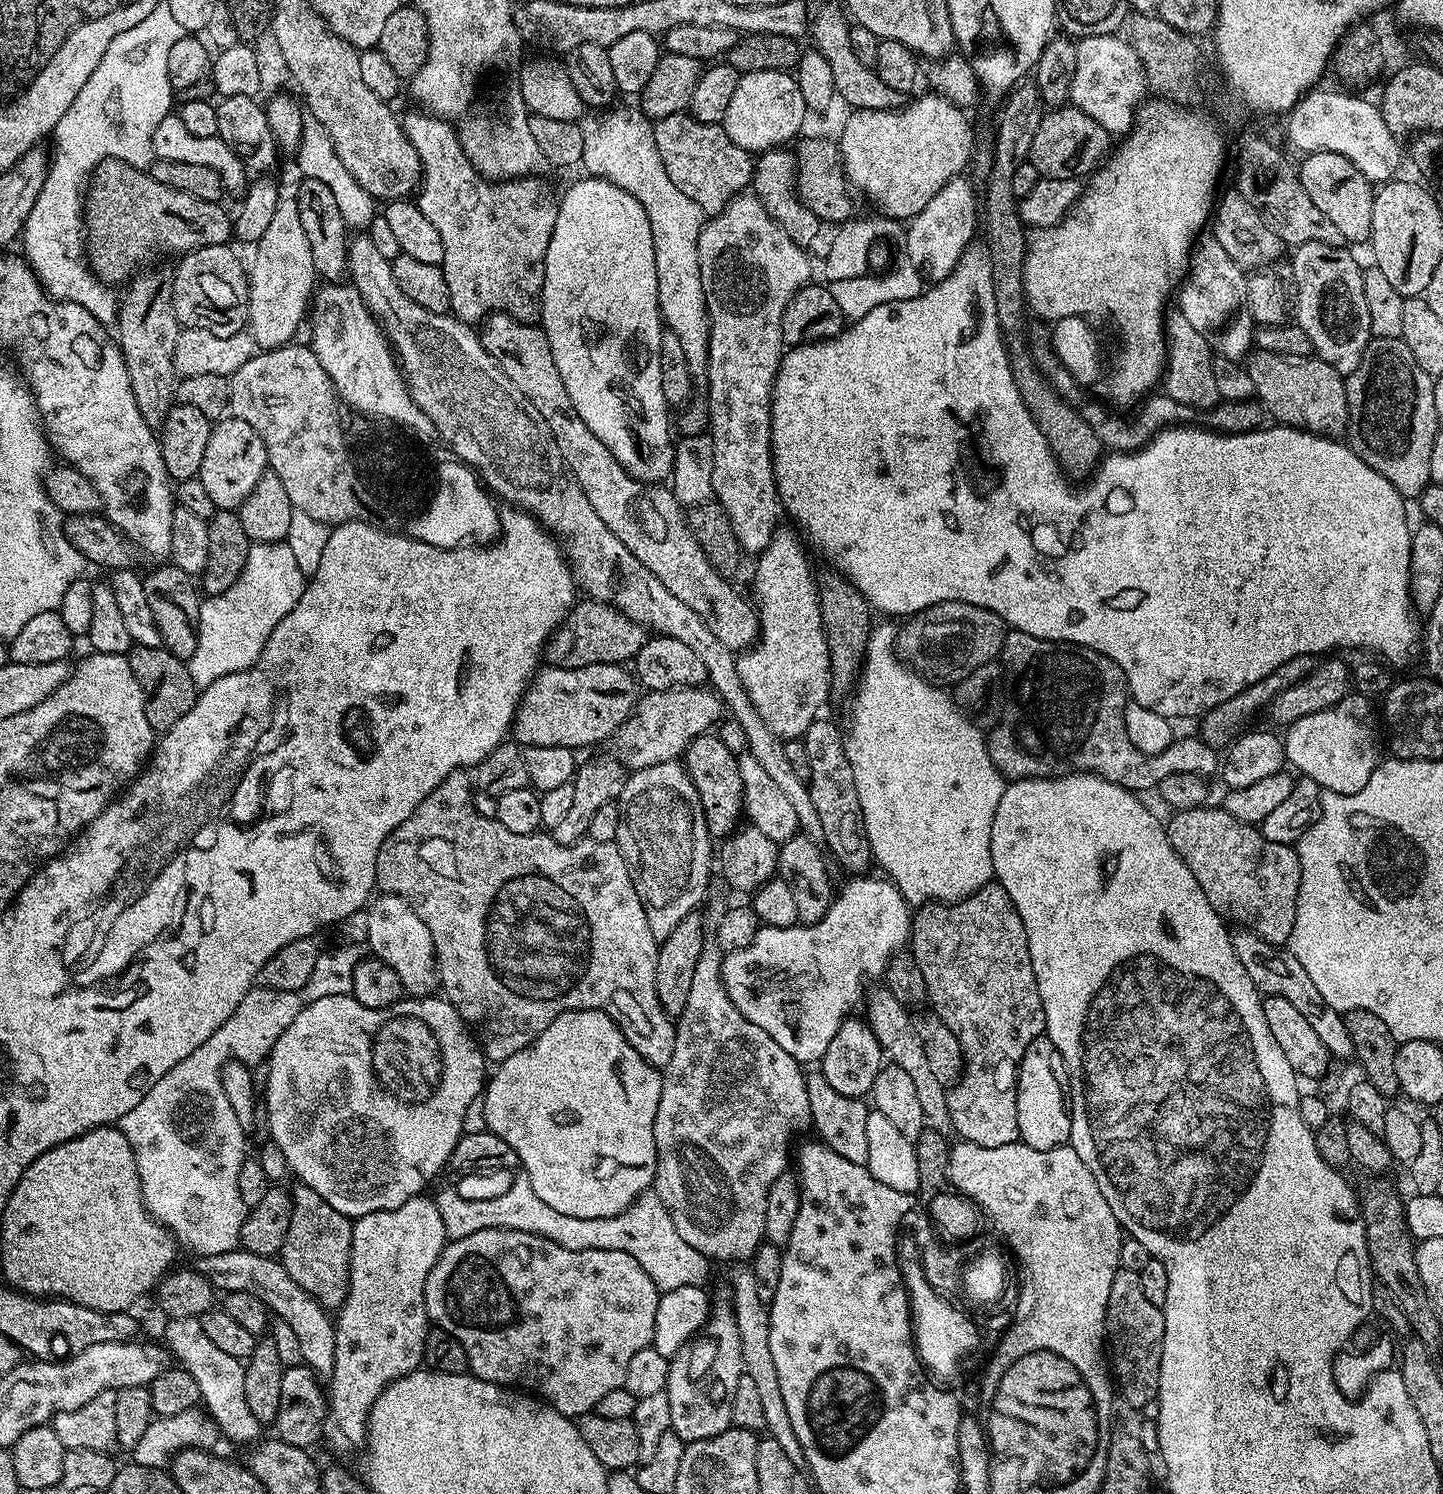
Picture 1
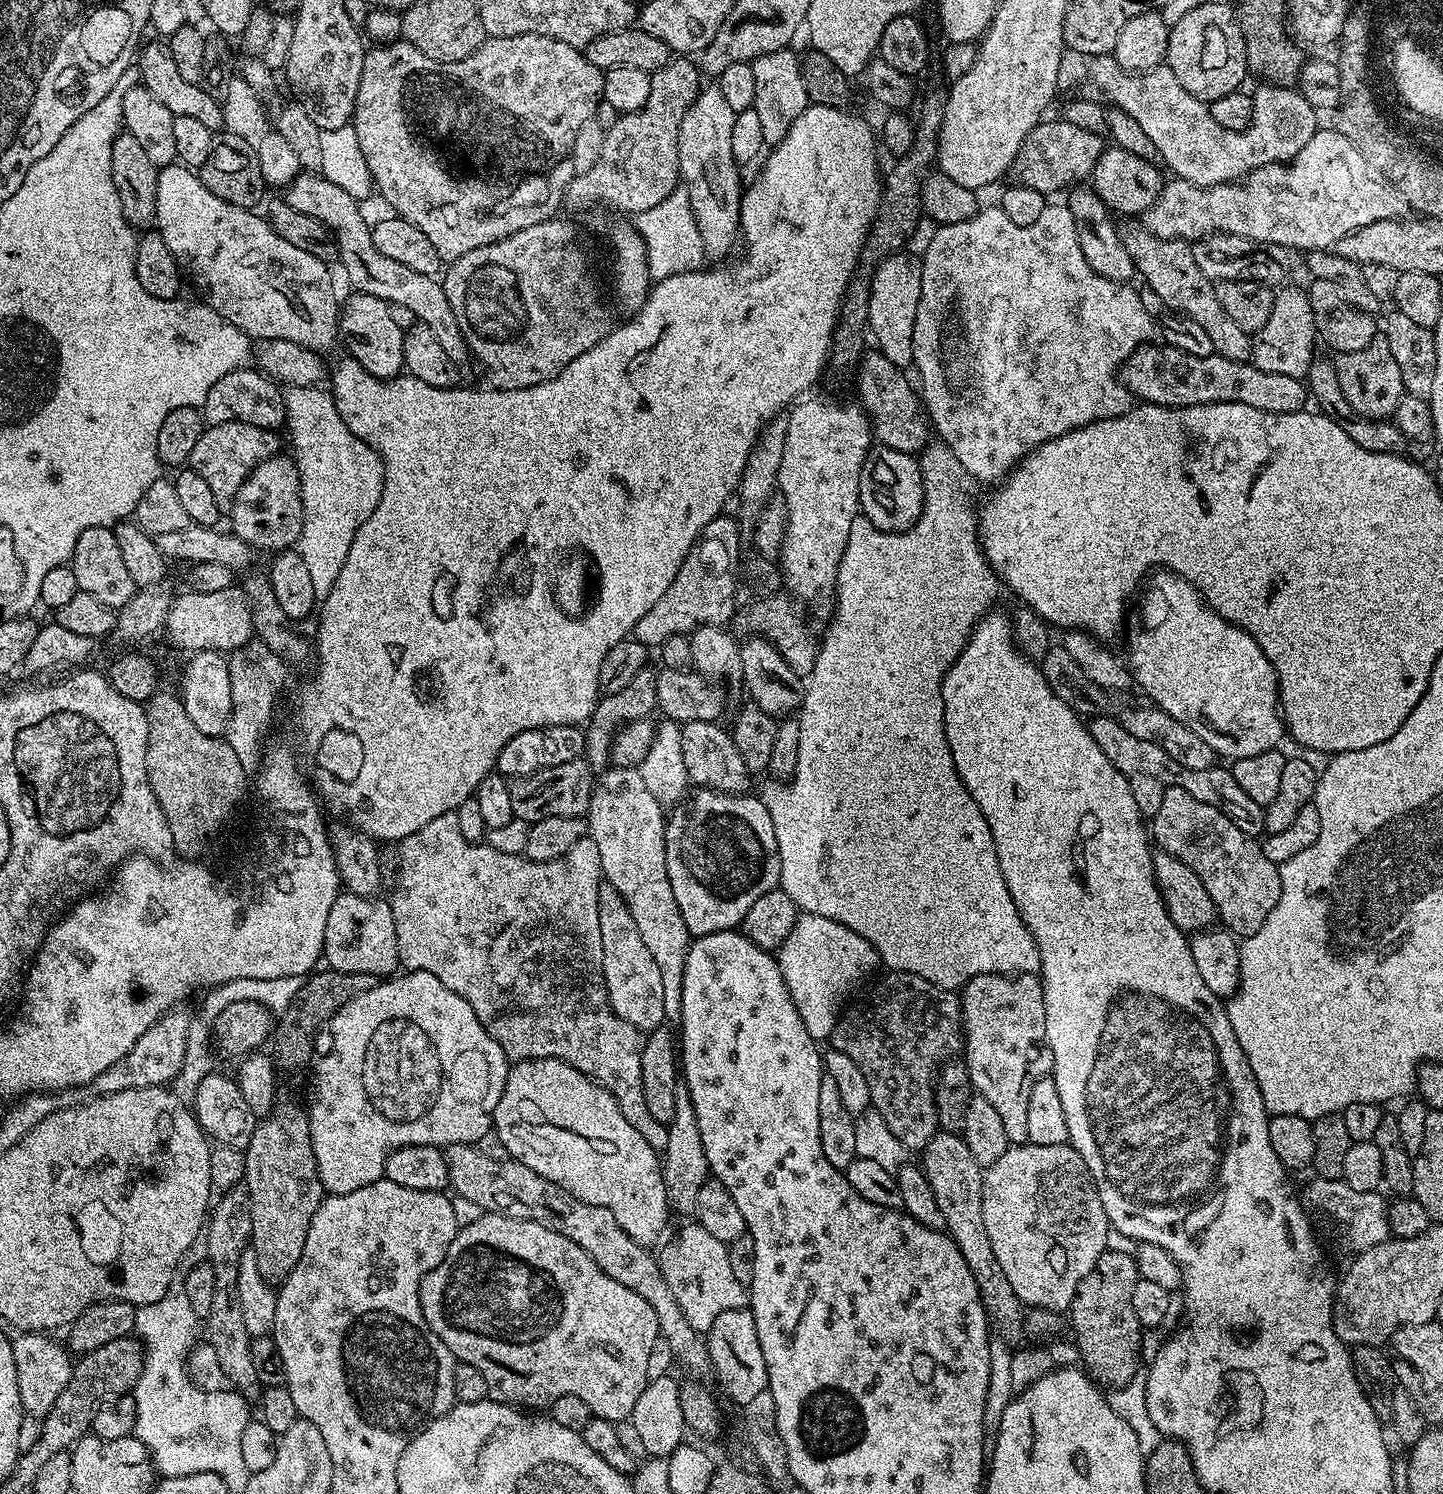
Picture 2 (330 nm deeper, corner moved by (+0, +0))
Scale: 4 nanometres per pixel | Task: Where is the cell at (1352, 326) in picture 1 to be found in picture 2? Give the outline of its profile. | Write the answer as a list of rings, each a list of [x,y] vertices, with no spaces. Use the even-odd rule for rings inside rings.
[[[1281,287],[1276,292],[1274,310],[1270,310],[1270,319],[1266,321],[1266,326],[1262,326],[1260,332],[1252,336],[1250,362],[1258,370],[1266,370],[1270,374],[1286,374],[1289,378],[1304,380],[1312,361],[1318,356],[1314,310],[1311,309],[1310,298],[1303,287],[1288,287]]]

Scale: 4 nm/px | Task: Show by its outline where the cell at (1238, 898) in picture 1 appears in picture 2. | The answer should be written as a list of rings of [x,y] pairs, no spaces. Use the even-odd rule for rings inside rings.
[[[1165,787],[1162,806],[1158,814],[1150,818],[1150,836],[1155,847],[1162,852],[1168,852],[1174,858],[1186,862],[1198,878],[1202,878],[1202,886],[1206,886],[1206,894],[1216,907],[1219,923],[1233,934],[1251,934],[1257,932],[1270,918],[1270,910],[1278,906],[1278,898],[1282,890],[1279,867],[1266,858],[1264,849],[1259,839],[1242,834],[1242,830],[1222,810],[1210,806],[1206,802],[1198,802],[1194,794],[1181,788]]]

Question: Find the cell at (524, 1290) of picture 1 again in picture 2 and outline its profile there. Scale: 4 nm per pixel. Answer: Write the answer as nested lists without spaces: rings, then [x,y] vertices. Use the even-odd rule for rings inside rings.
[[[481,1214],[478,1222],[470,1222],[470,1226],[457,1231],[442,1262],[438,1262],[438,1266],[434,1266],[434,1270],[430,1270],[422,1278],[420,1305],[430,1330],[434,1330],[434,1334],[438,1334],[438,1338],[442,1338],[442,1342],[446,1342],[446,1346],[457,1361],[461,1364],[475,1366],[481,1372],[482,1378],[486,1378],[486,1386],[491,1399],[500,1404],[513,1405],[521,1410],[544,1410],[555,1400],[562,1398],[562,1394],[574,1394],[578,1398],[582,1398],[582,1402],[586,1402],[586,1406],[590,1406],[593,1417],[609,1422],[619,1422],[631,1417],[634,1402],[638,1402],[642,1390],[646,1390],[648,1385],[646,1365],[650,1358],[650,1350],[660,1336],[658,1318],[654,1314],[654,1310],[650,1310],[650,1302],[646,1302],[646,1298],[642,1298],[642,1294],[630,1290],[630,1286],[622,1286],[622,1282],[614,1282],[614,1278],[610,1278],[610,1274],[606,1274],[578,1246],[574,1246],[574,1242],[570,1242],[570,1238],[566,1238],[538,1222],[515,1220],[509,1216],[495,1214]]]

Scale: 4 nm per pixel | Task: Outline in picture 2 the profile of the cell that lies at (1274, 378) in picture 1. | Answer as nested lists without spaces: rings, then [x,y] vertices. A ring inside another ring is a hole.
[[[1137,226],[1137,228],[1124,228],[1120,233],[1122,242],[1126,246],[1126,251],[1134,262],[1139,279],[1144,279],[1143,283],[1150,290],[1154,290],[1157,301],[1165,309],[1179,312],[1182,316],[1189,316],[1206,334],[1210,334],[1210,342],[1213,349],[1219,355],[1231,360],[1247,361],[1252,354],[1252,336],[1242,330],[1242,326],[1234,326],[1222,310],[1222,302],[1218,302],[1216,284],[1206,274],[1202,274],[1202,269],[1198,262],[1194,262],[1194,250],[1192,244],[1187,240],[1167,240],[1151,236],[1147,228]]]

